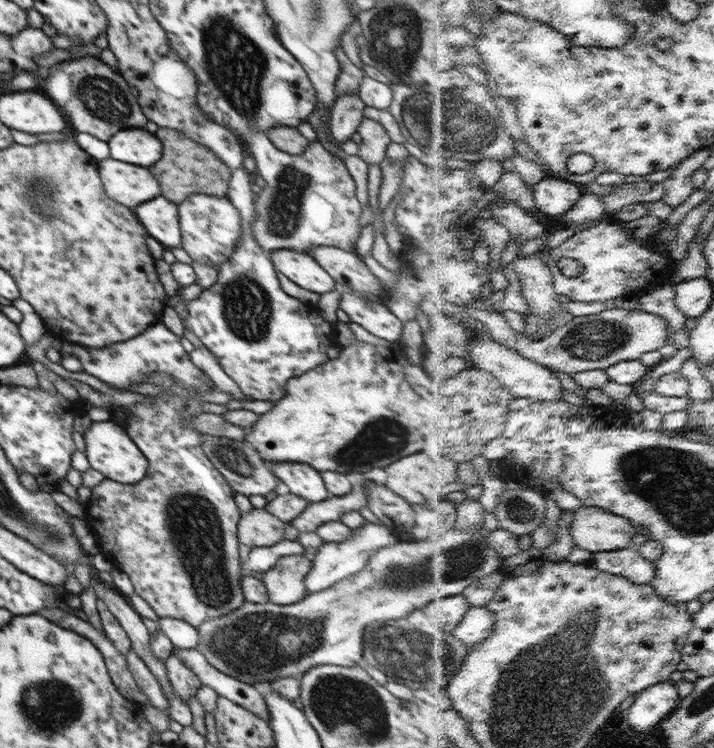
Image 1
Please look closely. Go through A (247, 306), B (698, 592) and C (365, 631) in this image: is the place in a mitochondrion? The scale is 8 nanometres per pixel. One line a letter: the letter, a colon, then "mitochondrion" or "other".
A: mitochondrion
B: other
C: mitochondrion

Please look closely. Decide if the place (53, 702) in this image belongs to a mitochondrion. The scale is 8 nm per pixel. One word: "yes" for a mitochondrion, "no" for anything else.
yes

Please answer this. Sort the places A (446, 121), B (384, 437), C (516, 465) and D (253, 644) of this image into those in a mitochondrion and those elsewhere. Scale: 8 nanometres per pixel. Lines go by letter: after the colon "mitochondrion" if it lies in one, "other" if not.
A: mitochondrion
B: mitochondrion
C: other
D: mitochondrion

